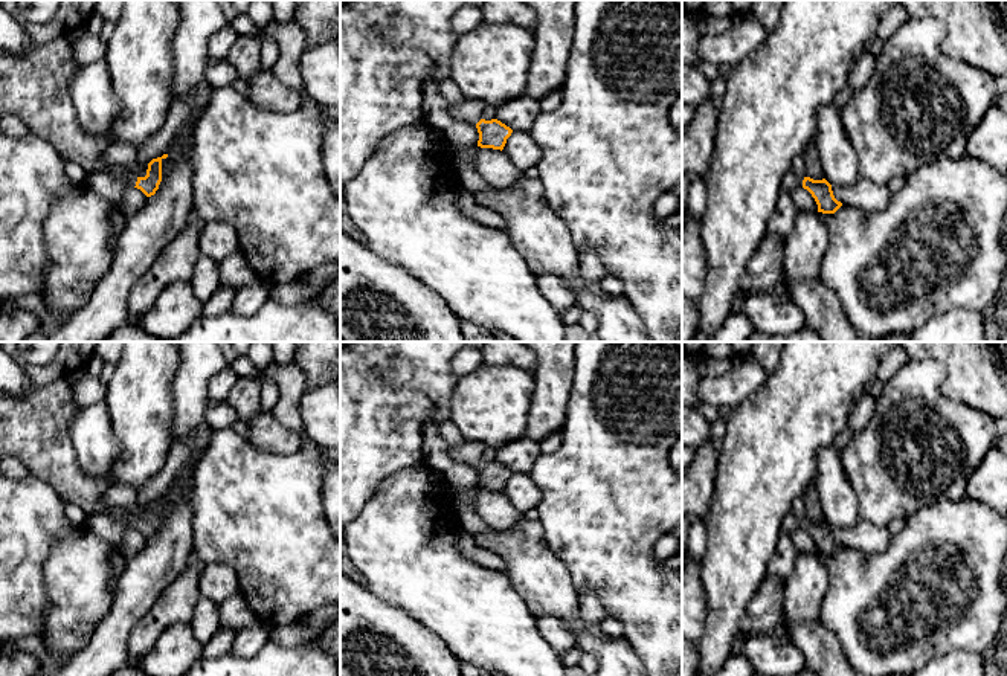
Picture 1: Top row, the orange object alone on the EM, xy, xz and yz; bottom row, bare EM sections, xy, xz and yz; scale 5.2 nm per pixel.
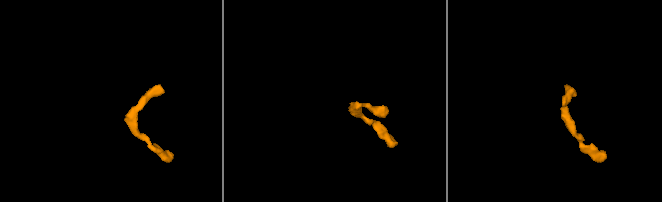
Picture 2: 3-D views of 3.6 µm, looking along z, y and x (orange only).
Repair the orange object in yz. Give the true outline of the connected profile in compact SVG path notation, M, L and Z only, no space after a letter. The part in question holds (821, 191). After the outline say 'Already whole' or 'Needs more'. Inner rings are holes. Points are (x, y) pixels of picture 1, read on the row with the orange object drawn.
M790 169L783 180L783 189L792 191L796 186L803 186L812 194L818 204L818 212L835 214L842 206L842 203L835 198L832 185L825 179L801 179Z. Needs more

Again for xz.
M465 99L449 104L449 114L478 128L478 146L502 151L513 130L497 119L485 121L482 117L484 108L485 104L478 99Z. Needs more

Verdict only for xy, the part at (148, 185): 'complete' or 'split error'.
split error

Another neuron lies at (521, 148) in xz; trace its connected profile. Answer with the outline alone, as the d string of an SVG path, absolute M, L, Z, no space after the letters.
M513 131L502 151L520 171L537 166L543 156L529 131Z

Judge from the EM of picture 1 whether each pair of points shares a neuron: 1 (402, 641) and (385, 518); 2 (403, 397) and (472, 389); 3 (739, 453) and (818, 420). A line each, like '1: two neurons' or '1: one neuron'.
1: two neurons
2: two neurons
3: one neuron

